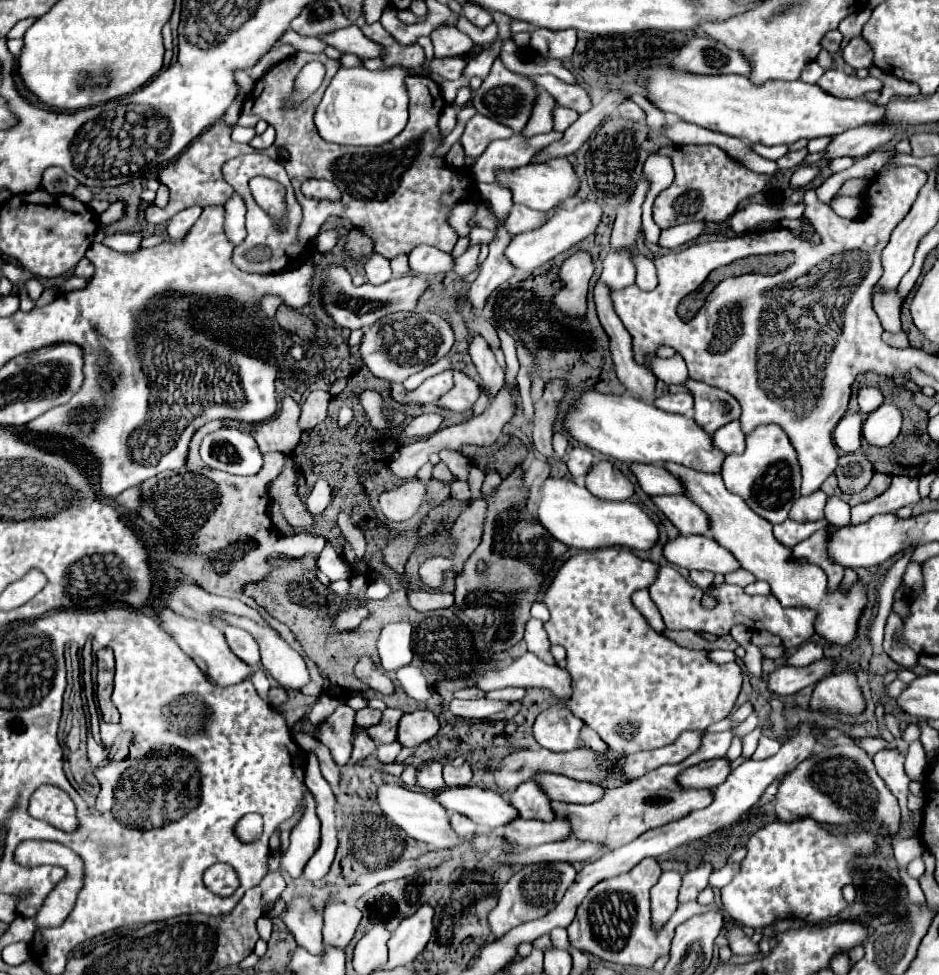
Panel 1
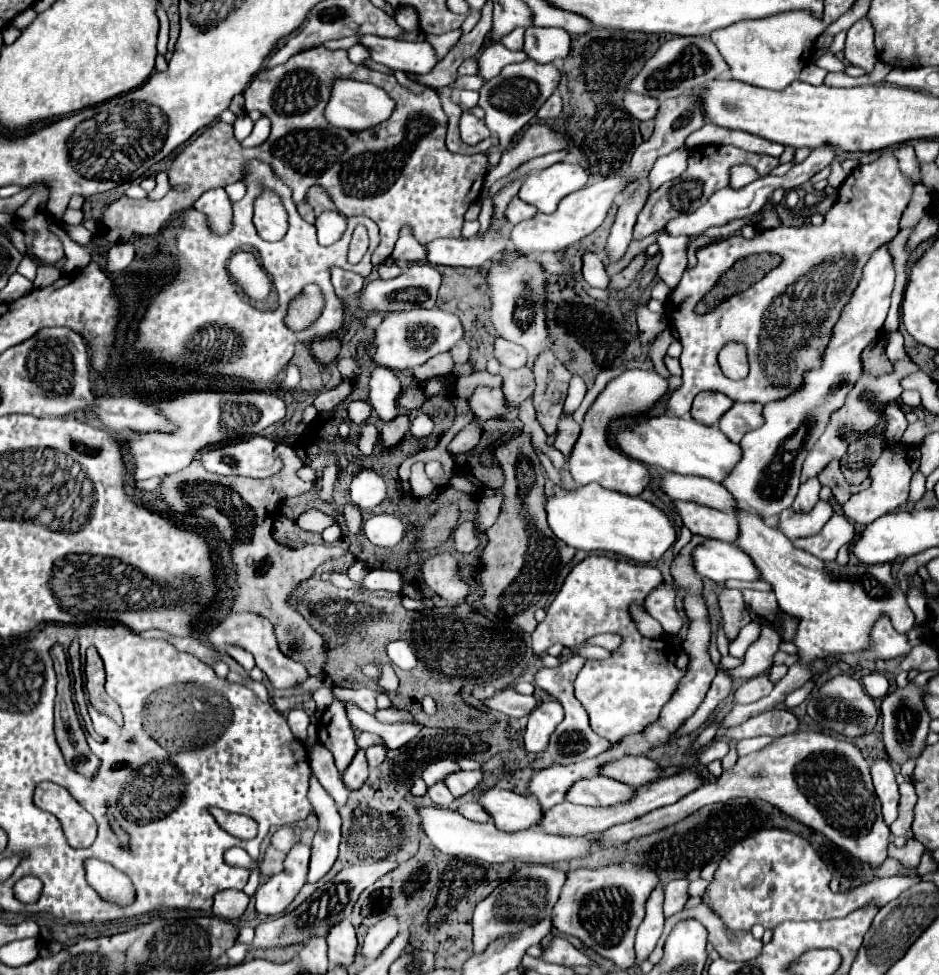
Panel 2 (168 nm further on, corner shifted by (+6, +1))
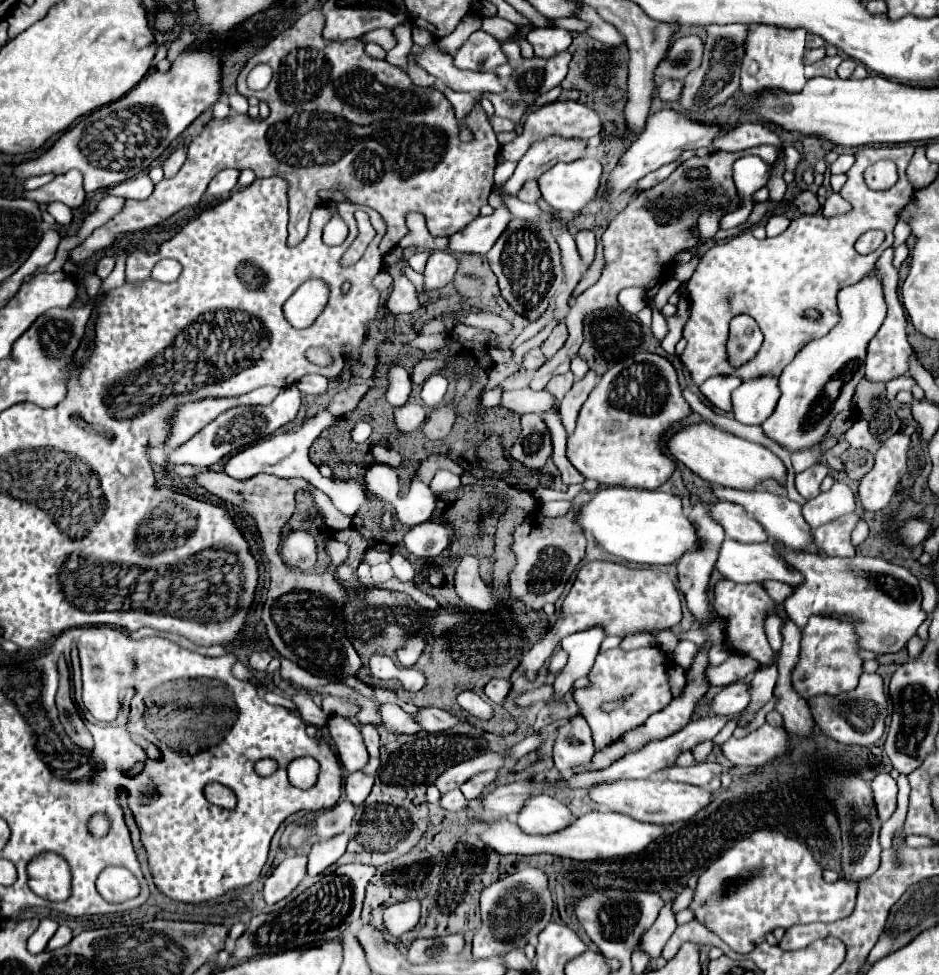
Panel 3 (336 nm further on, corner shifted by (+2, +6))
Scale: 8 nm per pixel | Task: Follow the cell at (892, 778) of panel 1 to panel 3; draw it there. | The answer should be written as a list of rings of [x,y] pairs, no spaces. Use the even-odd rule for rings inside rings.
[[[879,772],[873,778],[871,788],[873,788],[873,796],[875,796],[875,804],[877,804],[881,822],[885,822],[891,818],[891,814],[897,808],[897,782],[891,778],[891,774]]]

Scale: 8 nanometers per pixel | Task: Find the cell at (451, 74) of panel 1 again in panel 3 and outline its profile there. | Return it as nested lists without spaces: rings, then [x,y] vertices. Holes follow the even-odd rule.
[[[483,30],[473,32],[467,42],[455,52],[455,64],[459,64],[459,68],[463,70],[491,72],[505,62],[507,58],[501,52],[501,42],[497,42],[491,34]]]

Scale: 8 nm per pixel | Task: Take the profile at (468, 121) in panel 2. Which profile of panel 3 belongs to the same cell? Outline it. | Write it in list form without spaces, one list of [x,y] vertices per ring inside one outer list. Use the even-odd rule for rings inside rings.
[[[437,82],[435,88],[441,90],[441,92],[447,96],[447,100],[453,104],[455,116],[457,116],[459,120],[465,120],[465,118],[471,114],[471,110],[475,108],[475,102],[477,102],[477,100],[475,100],[475,94],[453,92],[453,90],[449,90],[449,88],[441,88],[441,82]]]

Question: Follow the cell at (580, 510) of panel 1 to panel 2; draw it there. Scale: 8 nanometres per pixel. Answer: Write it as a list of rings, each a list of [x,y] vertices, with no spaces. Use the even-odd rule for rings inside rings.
[[[597,483],[567,491],[565,495],[549,497],[547,517],[551,531],[569,547],[593,551],[611,551],[633,559],[637,563],[651,563],[663,557],[663,553],[675,543],[677,531],[669,517],[653,503],[603,489]]]

